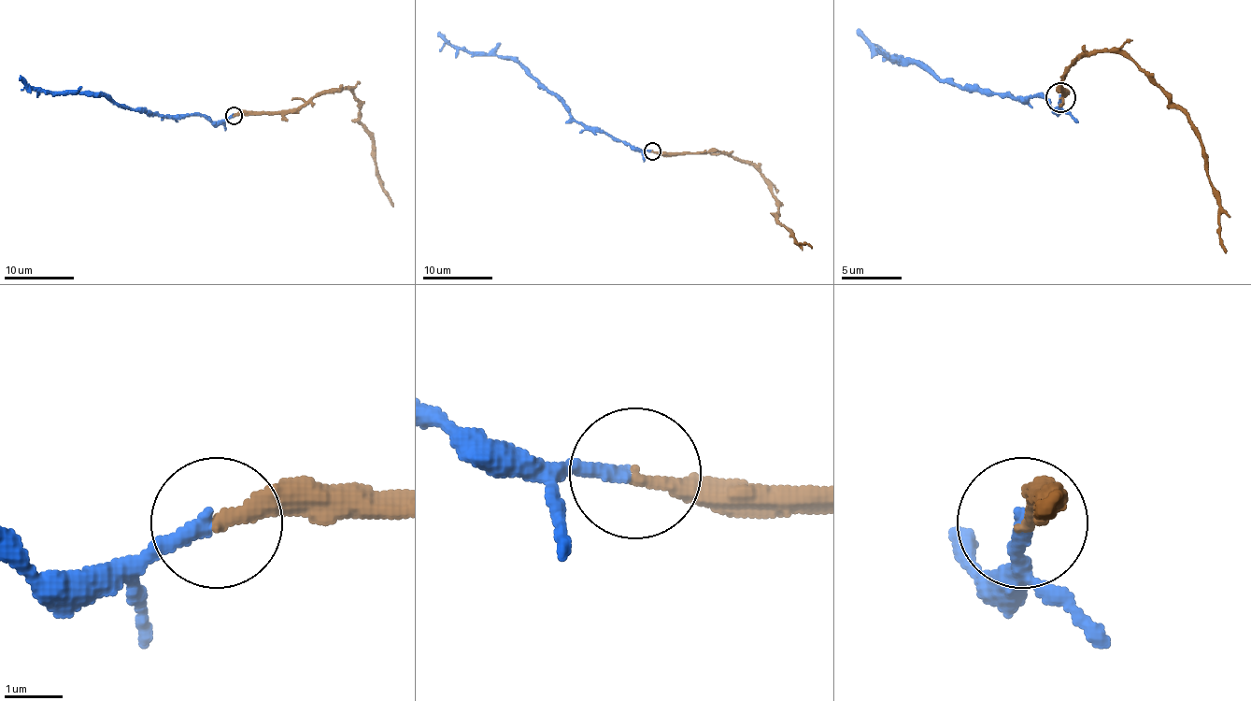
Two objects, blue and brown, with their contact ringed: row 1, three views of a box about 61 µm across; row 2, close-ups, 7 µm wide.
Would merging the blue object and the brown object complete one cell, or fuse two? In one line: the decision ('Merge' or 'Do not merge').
Merge

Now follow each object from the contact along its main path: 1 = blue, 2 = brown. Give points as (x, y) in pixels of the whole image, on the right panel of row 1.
1: (1061, 96), (1055, 108), (1044, 96), (980, 93), (950, 84), (920, 64), (896, 61), (857, 27)
2: (1061, 96), (1064, 93), (1061, 78), (1082, 57), (1115, 51), (1145, 76), (1181, 111), (1200, 135), (1226, 252)

